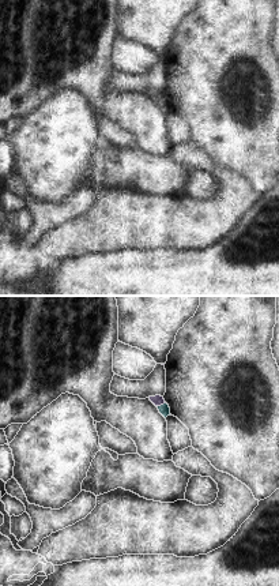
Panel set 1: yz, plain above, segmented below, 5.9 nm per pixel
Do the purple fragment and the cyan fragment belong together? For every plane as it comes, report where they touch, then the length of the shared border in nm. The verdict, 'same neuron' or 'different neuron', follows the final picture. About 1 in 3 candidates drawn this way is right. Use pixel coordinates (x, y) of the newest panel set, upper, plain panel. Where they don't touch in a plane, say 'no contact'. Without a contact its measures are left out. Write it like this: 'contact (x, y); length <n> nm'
contact (161, 98); length 60 nm

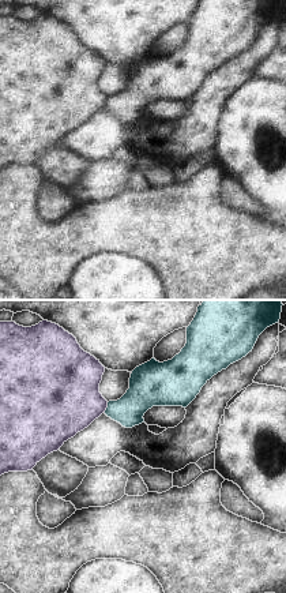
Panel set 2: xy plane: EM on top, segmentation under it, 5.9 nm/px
contact (106, 101); length 70 nm

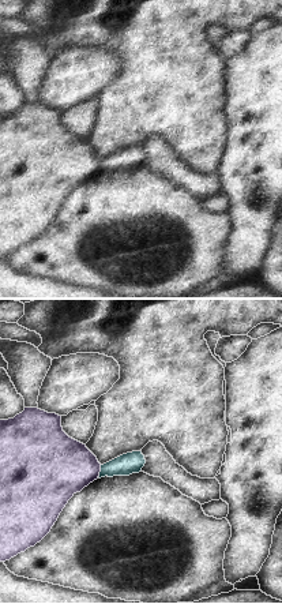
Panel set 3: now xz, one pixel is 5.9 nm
contact (100, 165); length 80 nm

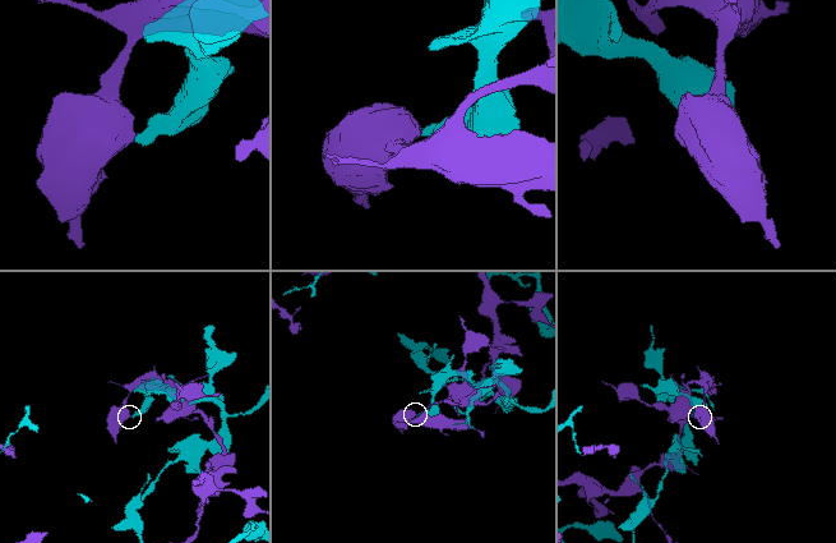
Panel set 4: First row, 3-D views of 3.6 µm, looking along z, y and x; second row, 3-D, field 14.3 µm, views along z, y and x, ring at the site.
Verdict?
different neuron

